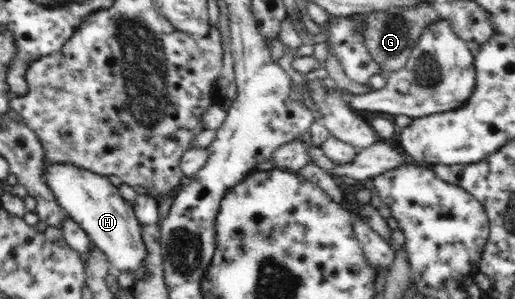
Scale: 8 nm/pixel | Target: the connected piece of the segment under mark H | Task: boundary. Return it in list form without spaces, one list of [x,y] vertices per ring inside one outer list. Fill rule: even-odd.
[[[46,159],[43,176],[66,215],[78,223],[81,229],[108,259],[116,273],[126,270],[134,272],[135,281],[148,277],[144,268],[146,246],[142,229],[136,218],[132,203],[122,197],[119,188],[112,185],[107,176],[94,173],[74,164],[50,162]]]

